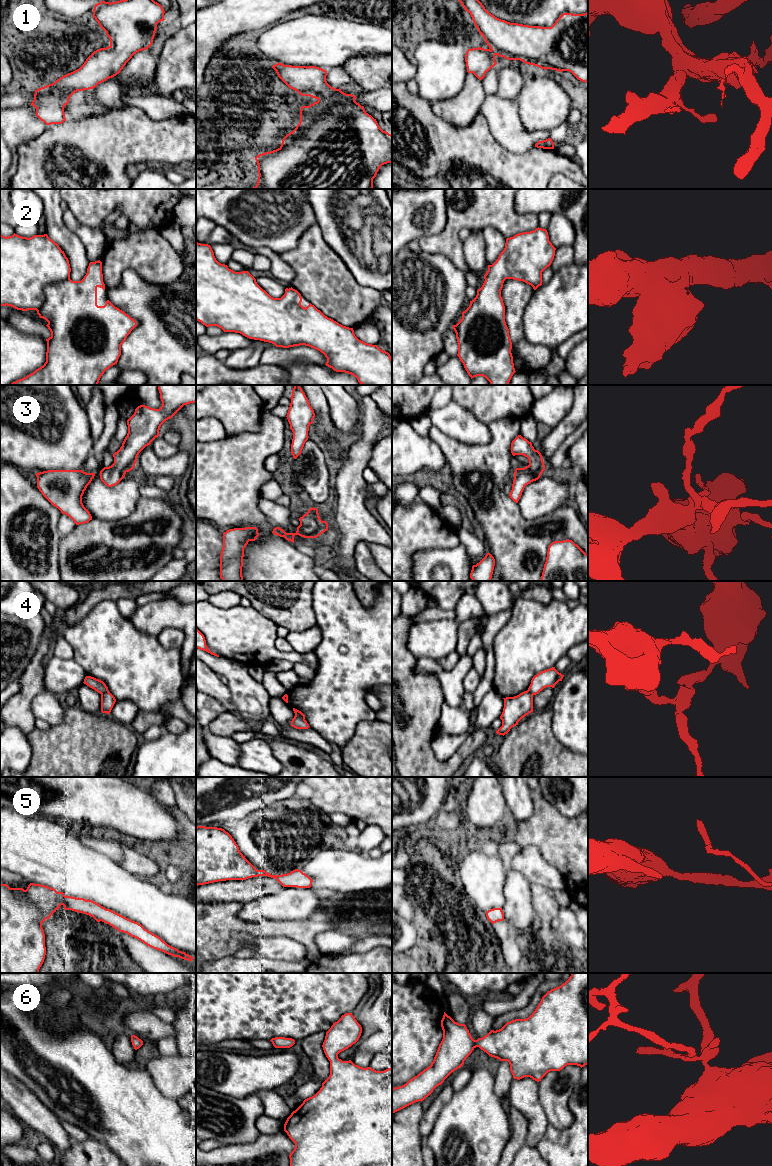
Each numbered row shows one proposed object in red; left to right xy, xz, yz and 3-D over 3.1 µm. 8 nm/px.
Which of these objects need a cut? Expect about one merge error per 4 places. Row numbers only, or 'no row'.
4

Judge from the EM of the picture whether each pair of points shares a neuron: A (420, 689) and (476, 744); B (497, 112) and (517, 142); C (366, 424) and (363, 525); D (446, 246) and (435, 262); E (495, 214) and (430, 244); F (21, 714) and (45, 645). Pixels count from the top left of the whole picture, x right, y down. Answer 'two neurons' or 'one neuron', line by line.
A: one neuron
B: one neuron
C: one neuron
D: two neurons
E: one neuron
F: one neuron

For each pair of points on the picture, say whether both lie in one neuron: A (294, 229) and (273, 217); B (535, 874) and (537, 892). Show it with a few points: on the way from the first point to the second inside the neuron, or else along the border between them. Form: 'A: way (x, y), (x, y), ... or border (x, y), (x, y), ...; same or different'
A: way (289, 224), (282, 217), (278, 217); same
B: border (530, 883), (542, 885), (549, 890); different

